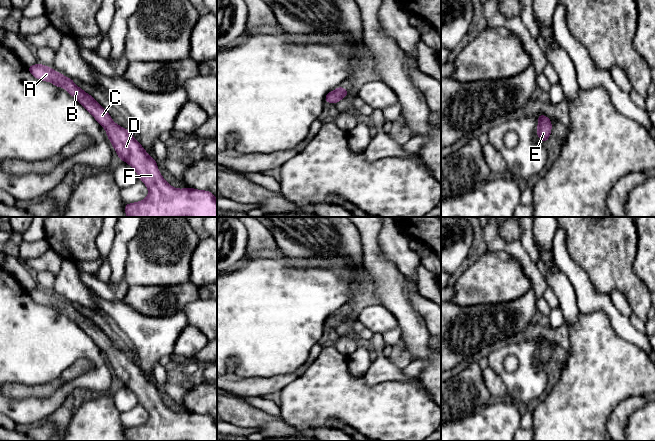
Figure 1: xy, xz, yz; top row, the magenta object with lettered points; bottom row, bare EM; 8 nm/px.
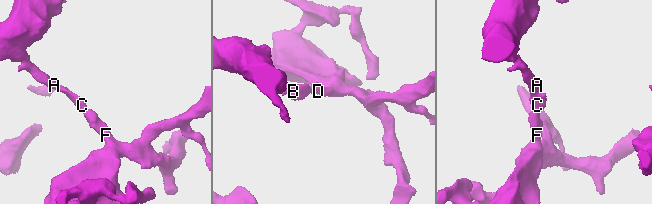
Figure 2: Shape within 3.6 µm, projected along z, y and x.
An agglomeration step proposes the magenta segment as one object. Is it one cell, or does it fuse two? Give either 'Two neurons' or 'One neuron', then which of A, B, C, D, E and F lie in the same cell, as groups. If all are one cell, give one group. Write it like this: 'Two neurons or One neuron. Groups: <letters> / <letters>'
One neuron. Groups: A B C D E F

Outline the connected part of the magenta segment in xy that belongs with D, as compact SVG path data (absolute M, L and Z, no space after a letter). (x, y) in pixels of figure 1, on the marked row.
M40 63L27 67L37 79L49 81L57 87L65 88L78 102L106 129L107 136L116 150L119 160L126 161L138 174L149 190L148 196L136 203L125 205L128 217L217 217L217 199L209 191L196 190L190 187L176 189L161 176L156 161L134 139L130 130L114 123L108 112L89 94L74 84L73 80Z

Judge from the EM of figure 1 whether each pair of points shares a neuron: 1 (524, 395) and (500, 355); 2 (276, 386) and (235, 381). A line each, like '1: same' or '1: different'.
1: same
2: same

